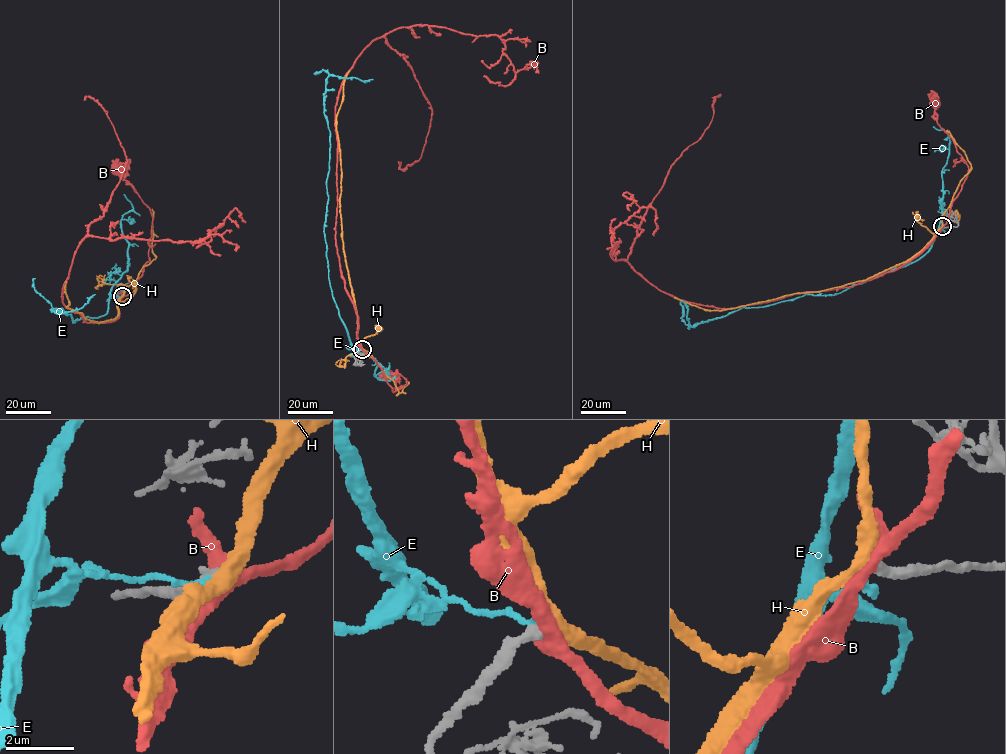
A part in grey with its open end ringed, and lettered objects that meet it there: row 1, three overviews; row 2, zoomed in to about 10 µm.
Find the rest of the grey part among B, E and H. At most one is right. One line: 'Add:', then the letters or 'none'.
Add: none

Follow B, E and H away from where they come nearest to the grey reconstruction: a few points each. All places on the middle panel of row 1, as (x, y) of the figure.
B: (361, 349), (382, 370), (393, 392), (406, 385), (407, 380), (399, 374), (383, 376)
E: (361, 349), (351, 344), (329, 279), (323, 228), (330, 130), (324, 96), (325, 82), (331, 75), (373, 79)
H: (362, 349), (342, 239), (336, 128), (344, 80), (349, 70)

